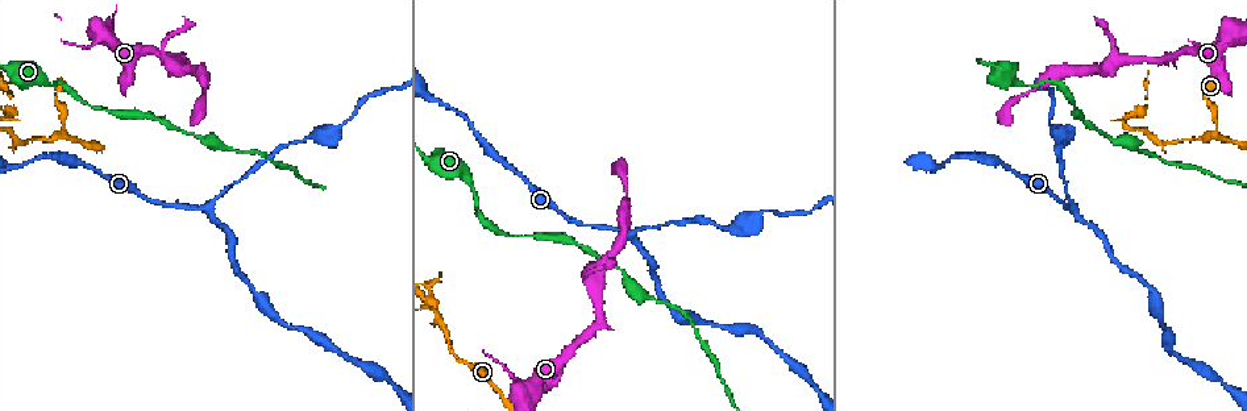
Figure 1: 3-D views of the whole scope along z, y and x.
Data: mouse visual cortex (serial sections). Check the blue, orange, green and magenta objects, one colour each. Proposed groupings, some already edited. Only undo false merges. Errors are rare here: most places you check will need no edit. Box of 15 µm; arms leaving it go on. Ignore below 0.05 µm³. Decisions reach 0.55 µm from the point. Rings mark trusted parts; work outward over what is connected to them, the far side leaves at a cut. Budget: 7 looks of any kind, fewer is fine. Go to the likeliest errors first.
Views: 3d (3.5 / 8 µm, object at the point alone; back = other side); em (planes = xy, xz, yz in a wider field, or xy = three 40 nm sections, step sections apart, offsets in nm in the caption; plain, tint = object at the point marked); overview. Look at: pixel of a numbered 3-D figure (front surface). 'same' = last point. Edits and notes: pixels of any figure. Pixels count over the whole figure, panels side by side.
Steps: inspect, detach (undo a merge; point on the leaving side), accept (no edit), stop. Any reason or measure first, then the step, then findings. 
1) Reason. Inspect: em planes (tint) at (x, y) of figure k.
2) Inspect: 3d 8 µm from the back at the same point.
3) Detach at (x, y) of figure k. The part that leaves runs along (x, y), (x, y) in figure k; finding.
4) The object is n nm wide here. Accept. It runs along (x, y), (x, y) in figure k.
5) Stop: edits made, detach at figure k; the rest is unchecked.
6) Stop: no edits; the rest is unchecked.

Sharp bend. Inspect: 3d 8 µm from the back at (63, 133) of figure 1.

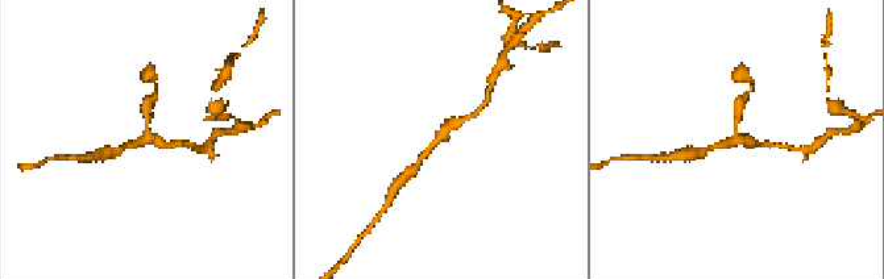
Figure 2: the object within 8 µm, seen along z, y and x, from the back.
Closer look. Inspect: 3d 3.5 µm at (145, 137) of figure 2.

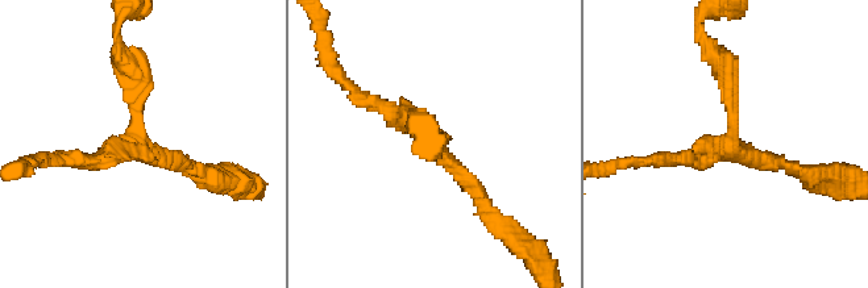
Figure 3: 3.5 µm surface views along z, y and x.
3 arms meet here; the arms are 200, 200, 200 nm wide; shape alone is not enough. Inspect: em xy step 5 (tint) at (136, 137) of figure 3.

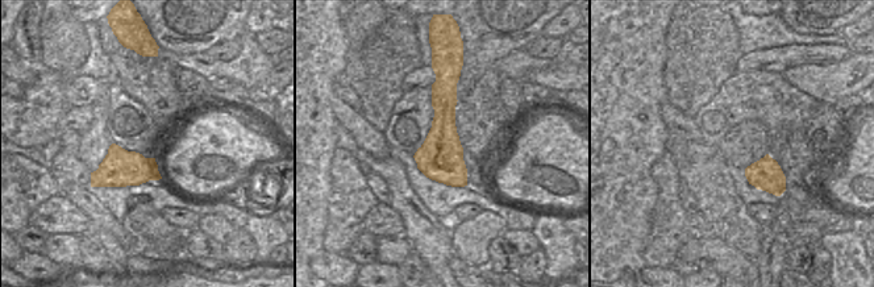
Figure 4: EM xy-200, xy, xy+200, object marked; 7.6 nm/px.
Accept. Continuous, no second cell.

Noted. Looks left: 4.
Sudden change in width. Inspect: 3d 3.5 µm at (471, 177) of figure 1.

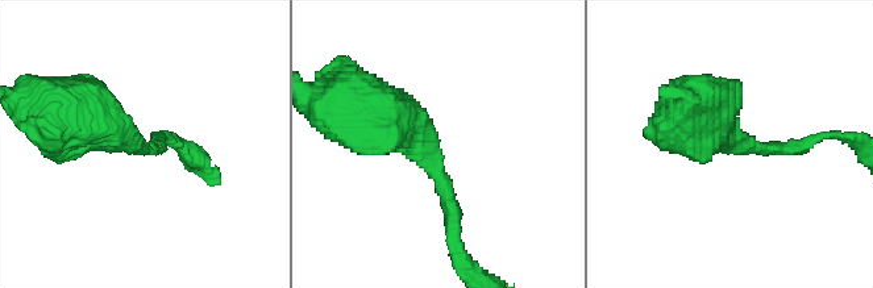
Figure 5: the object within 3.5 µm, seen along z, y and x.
The arms are 200, 700 nm wide; now the EM. Inspect: em planes (tint) at (134, 146) of figure 5.

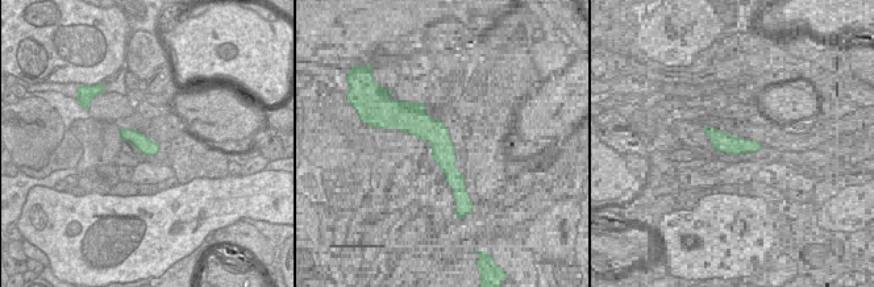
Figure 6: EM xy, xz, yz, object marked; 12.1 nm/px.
Accept. One cell here.

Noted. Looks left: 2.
Three arms meet. Inspect: 3d 3.5 µm at (630, 233) of figure 1.

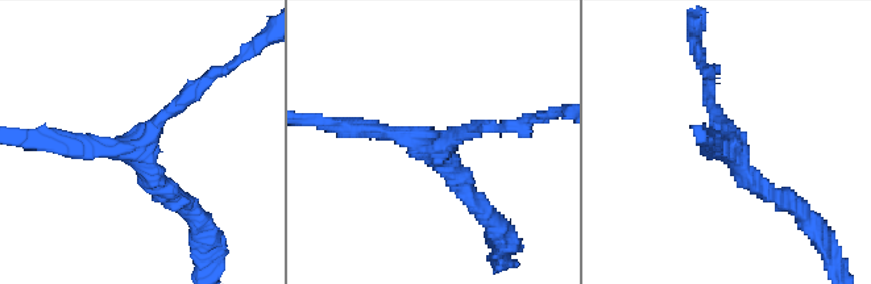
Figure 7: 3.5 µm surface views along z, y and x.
3 arms meet here; the arms are 200, 200, 250 nm wide. Inspect: em xy step 2 (tint) at (131, 151) of figure 7.

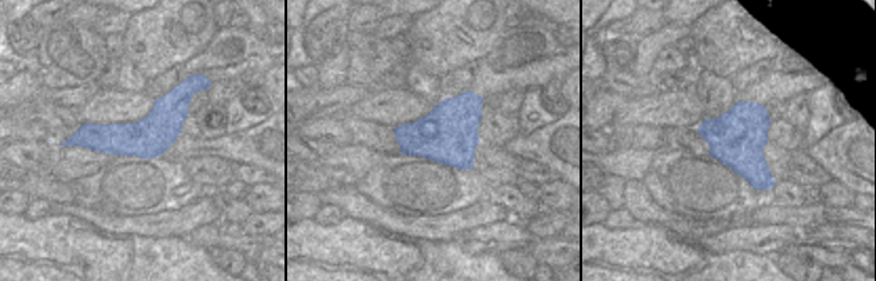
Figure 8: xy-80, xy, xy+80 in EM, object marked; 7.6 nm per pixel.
The object is 460 nm wide here. Accept. It runs along (348, 129), (424, 145), (473, 203) in figure 7; continuous, no second cell.

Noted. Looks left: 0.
Stop: no edits; the rest is unchecked.

